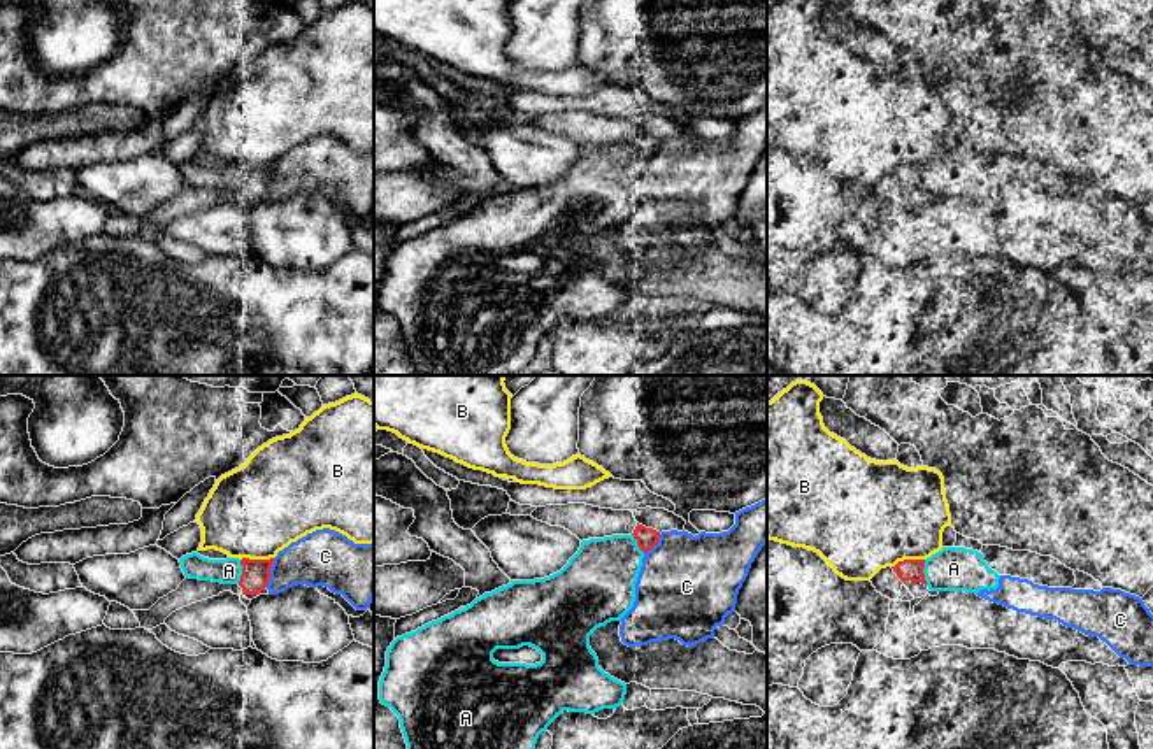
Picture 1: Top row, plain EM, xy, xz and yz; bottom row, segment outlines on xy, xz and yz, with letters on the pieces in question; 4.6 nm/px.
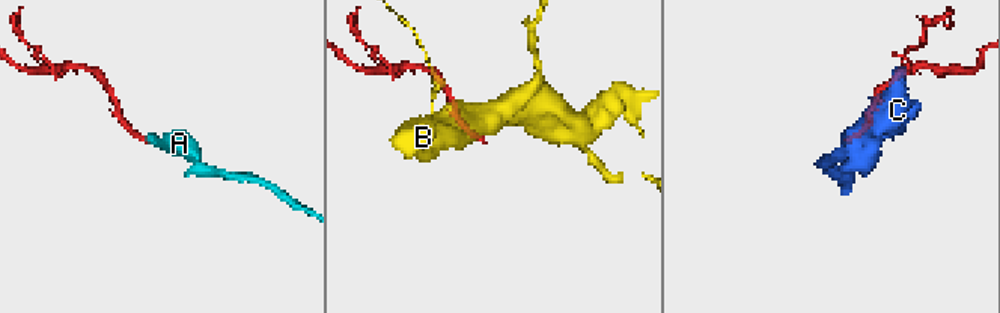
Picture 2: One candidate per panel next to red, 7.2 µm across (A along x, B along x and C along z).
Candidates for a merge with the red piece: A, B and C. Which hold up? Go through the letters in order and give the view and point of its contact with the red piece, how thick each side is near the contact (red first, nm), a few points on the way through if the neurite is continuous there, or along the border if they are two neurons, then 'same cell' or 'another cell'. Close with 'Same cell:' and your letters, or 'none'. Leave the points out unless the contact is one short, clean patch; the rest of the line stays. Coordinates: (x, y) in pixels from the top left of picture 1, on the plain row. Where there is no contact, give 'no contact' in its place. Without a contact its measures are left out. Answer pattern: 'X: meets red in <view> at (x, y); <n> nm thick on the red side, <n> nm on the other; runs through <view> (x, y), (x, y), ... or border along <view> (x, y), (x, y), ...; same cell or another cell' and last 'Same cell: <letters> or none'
A: meets red in yz at (922, 179); 100 nm thick on the red side, 200 nm on the other; same cell
B: meets red in xy at (257, 167); 130 nm thick on the red side, 420 nm on the other; another cell
C: meets red in xy at (269, 179); 130 nm thick on the red side, 260 nm on the other; another cell
Same cell: A

